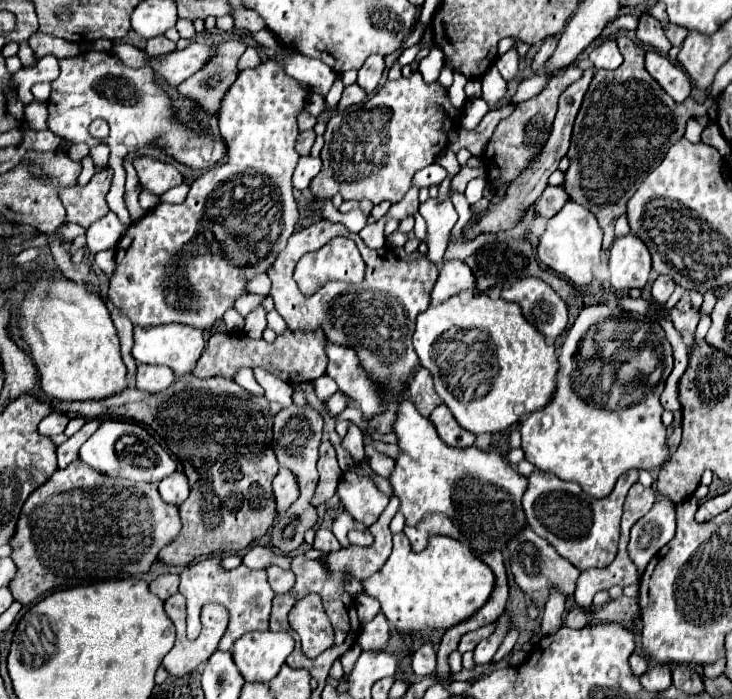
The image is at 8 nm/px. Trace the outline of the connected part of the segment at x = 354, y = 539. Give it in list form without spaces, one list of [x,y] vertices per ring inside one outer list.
[[[350,530],[348,532],[348,540],[352,546],[370,546],[374,542],[372,534],[366,530],[366,532],[358,532],[358,530]]]

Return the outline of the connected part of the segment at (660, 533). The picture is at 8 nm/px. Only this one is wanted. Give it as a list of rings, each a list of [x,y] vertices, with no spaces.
[[[660,498],[652,510],[632,526],[628,542],[630,560],[644,570],[652,556],[674,538],[674,528],[674,504],[666,498]]]

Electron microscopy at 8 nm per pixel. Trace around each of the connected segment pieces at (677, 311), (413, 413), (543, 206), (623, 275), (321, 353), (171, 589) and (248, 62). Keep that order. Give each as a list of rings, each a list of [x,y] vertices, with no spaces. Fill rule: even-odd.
[[[684,292],[682,298],[680,298],[680,302],[672,308],[670,320],[672,320],[674,328],[676,328],[682,336],[692,338],[692,334],[694,334],[694,330],[696,330],[696,326],[698,326],[700,314],[698,314],[698,310],[692,308],[690,298],[688,298],[688,292]]]
[[[408,394],[398,408],[394,434],[398,436],[400,456],[390,484],[400,498],[398,512],[404,514],[408,526],[416,526],[426,514],[444,514],[454,522],[478,558],[494,550],[504,552],[508,542],[528,526],[522,510],[528,478],[518,474],[500,454],[482,452],[476,446],[446,446],[434,424],[418,414]]]
[[[548,186],[538,200],[538,214],[546,216],[546,218],[552,218],[562,210],[562,206],[568,200],[570,200],[570,196],[564,190],[564,186]]]
[[[634,234],[614,240],[608,264],[614,290],[644,288],[652,270],[650,252]]]
[[[322,330],[288,332],[286,336],[276,338],[276,342],[272,342],[272,344],[266,340],[252,340],[246,334],[238,334],[238,332],[216,332],[208,340],[208,348],[200,356],[192,374],[196,378],[224,376],[224,378],[234,380],[234,376],[240,368],[256,368],[258,366],[292,386],[300,384],[300,382],[314,382],[316,378],[326,374],[326,366],[328,366],[326,344],[328,344],[328,340]],[[292,344],[294,344],[294,352],[290,350]],[[294,376],[296,376],[296,382],[294,382]]]
[[[162,574],[156,578],[156,596],[160,600],[166,600],[176,592],[178,592],[178,574]]]
[[[248,46],[246,48],[246,52],[242,54],[242,58],[240,58],[240,70],[246,70],[246,68],[254,68],[256,64],[258,64],[258,60],[260,60],[260,52],[256,50],[256,48],[252,48],[252,46]]]

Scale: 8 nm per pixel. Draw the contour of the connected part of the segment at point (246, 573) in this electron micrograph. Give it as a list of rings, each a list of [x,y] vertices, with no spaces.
[[[210,556],[184,568],[184,572],[180,574],[180,594],[186,598],[186,631],[191,640],[196,639],[201,632],[200,613],[208,603],[222,604],[230,612],[230,624],[220,640],[220,650],[230,650],[234,640],[250,630],[268,630],[270,602],[274,598],[274,592],[268,584],[266,570],[250,570],[244,564],[234,570],[226,570],[222,568],[220,556]]]

